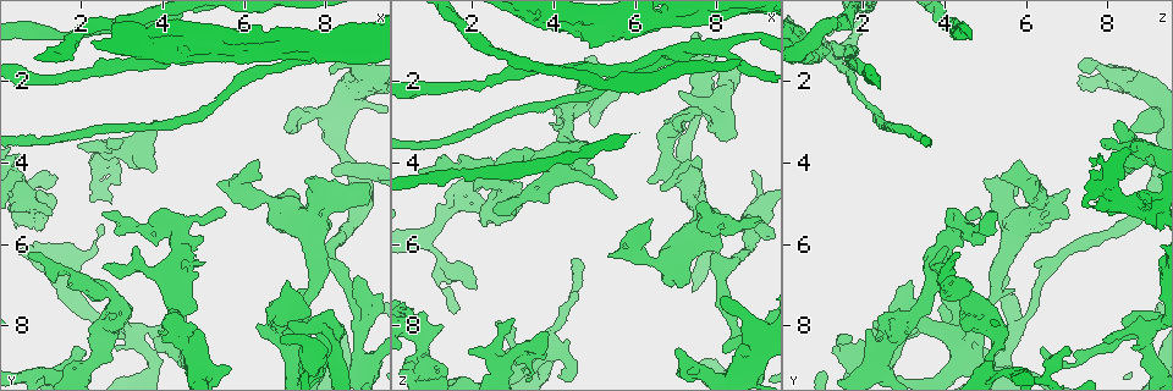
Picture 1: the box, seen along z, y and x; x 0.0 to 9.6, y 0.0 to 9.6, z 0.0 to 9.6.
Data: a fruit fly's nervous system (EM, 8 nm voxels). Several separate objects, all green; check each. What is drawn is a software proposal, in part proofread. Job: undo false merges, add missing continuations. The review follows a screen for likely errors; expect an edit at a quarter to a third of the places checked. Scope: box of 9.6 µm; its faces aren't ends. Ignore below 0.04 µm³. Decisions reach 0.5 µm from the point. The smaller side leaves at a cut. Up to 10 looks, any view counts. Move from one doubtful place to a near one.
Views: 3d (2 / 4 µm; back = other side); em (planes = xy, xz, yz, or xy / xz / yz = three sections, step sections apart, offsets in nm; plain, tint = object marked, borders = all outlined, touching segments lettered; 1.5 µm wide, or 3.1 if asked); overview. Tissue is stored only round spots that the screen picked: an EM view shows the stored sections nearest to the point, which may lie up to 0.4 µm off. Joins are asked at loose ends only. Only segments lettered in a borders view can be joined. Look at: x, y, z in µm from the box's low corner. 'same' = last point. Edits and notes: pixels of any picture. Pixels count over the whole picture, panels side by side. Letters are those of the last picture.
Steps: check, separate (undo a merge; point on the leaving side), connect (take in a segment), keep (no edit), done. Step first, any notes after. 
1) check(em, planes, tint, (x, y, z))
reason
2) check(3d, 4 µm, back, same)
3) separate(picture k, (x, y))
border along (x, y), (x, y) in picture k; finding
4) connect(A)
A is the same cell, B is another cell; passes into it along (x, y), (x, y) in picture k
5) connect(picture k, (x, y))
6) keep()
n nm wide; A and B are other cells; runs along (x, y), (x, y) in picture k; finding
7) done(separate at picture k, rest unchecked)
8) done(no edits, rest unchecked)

check(3d, 2 µm, (3.85, 5.85, 5.00))
thick end

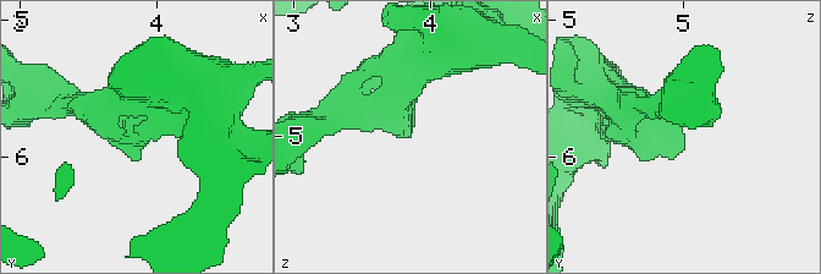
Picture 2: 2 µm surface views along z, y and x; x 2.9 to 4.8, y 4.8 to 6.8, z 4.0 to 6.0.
check(em, planes, plain, (3.82, 5.94, 5.00))
need the tissue

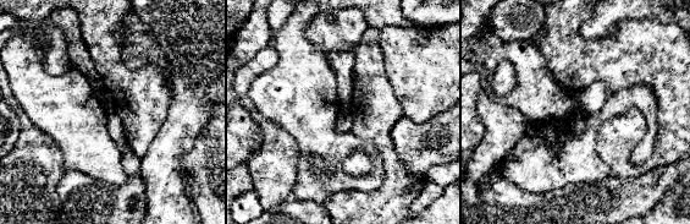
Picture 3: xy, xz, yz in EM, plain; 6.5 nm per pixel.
check(em, planes, borders, same)
what lies round it

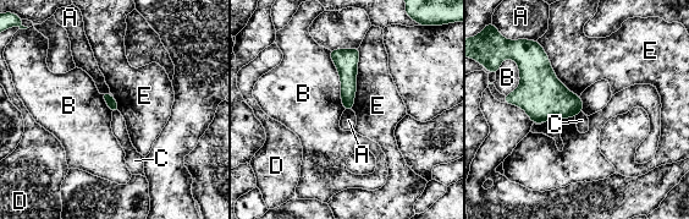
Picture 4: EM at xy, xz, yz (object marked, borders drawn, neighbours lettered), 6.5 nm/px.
keep()
A, B, C, D and E are other cells; border along (580, 96), (583, 111) in picture 4; no lettered segment goes on from it

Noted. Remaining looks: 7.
check(3d, 2 µm, (1.15, 5.30, 8.15))
an open end

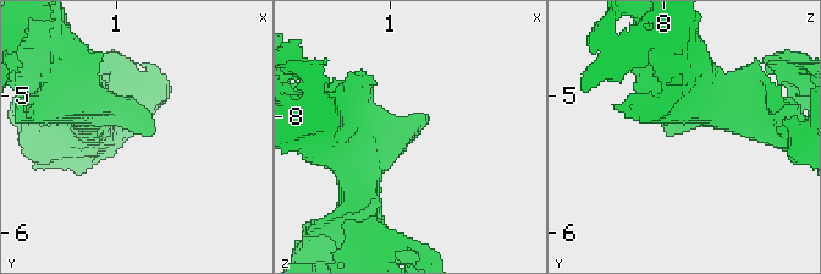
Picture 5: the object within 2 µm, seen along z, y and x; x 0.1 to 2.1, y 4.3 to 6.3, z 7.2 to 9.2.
check(em, xz, step 8, borders, (1.18, 5.26, 8.14))

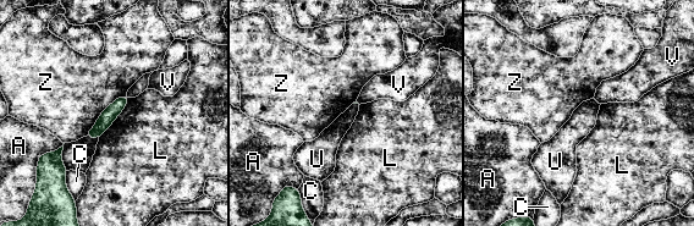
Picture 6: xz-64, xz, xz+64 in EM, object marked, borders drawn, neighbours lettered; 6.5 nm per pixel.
keep()
Z touches over 380 nm; A, C, L, U, V and Z are other cells; border along (64, 143), (61, 161), (67, 170) in picture 6; no lettered segment goes on from it

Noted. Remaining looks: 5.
check(3d, 2 µm, (1.95, 3.60, 8.60))
an open end

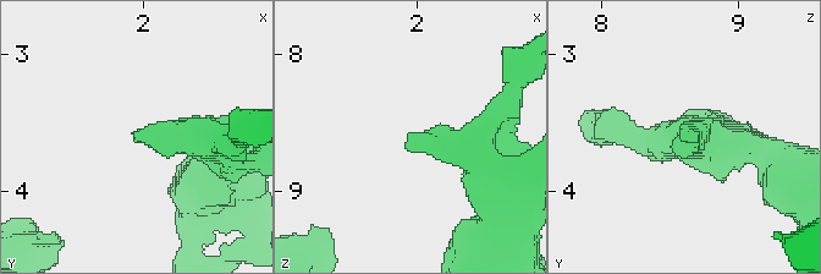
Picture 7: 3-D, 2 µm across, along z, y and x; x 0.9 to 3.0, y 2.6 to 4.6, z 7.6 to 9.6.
check(em, planes, borders, (1.94, 3.60, 8.62))
shape alone is not enough

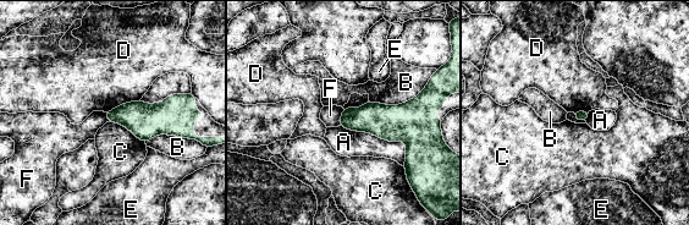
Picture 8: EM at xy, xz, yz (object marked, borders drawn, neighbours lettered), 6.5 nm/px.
keep()
A, B, C, D, E and F are other cells; border along (343, 109), (339, 125) in picture 8; none of them fits

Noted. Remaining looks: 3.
check(3d, 2 µm, (7.90, 6.50, 6.40))
an open end

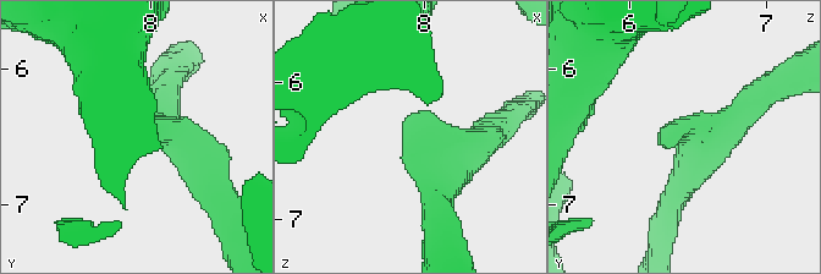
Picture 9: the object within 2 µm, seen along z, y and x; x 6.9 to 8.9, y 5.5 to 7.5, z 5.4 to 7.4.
check(em, planes, tint, (7.86, 6.46, 6.40))
now the EM

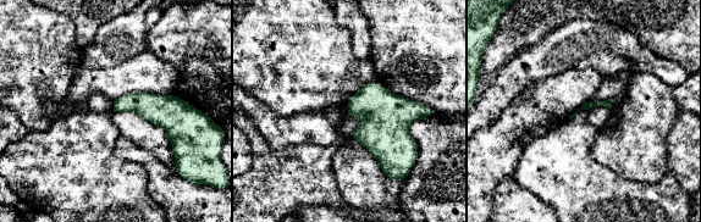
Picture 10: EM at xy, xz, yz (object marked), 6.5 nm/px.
check(em, planes, borders, same)

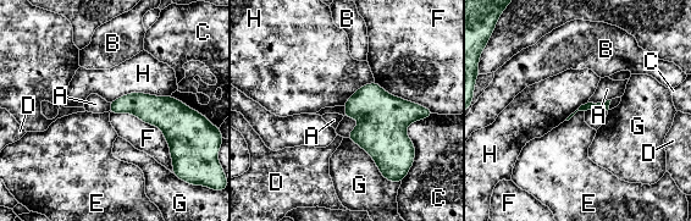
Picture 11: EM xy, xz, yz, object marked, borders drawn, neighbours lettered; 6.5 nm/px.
keep()
F touches over 550 nm; A, B, C, D, E, F, G and H are other cells; border along (584, 111), (576, 111), (567, 121) in picture 11; none of them fits

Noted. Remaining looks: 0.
done(no edits, rest unchecked)

